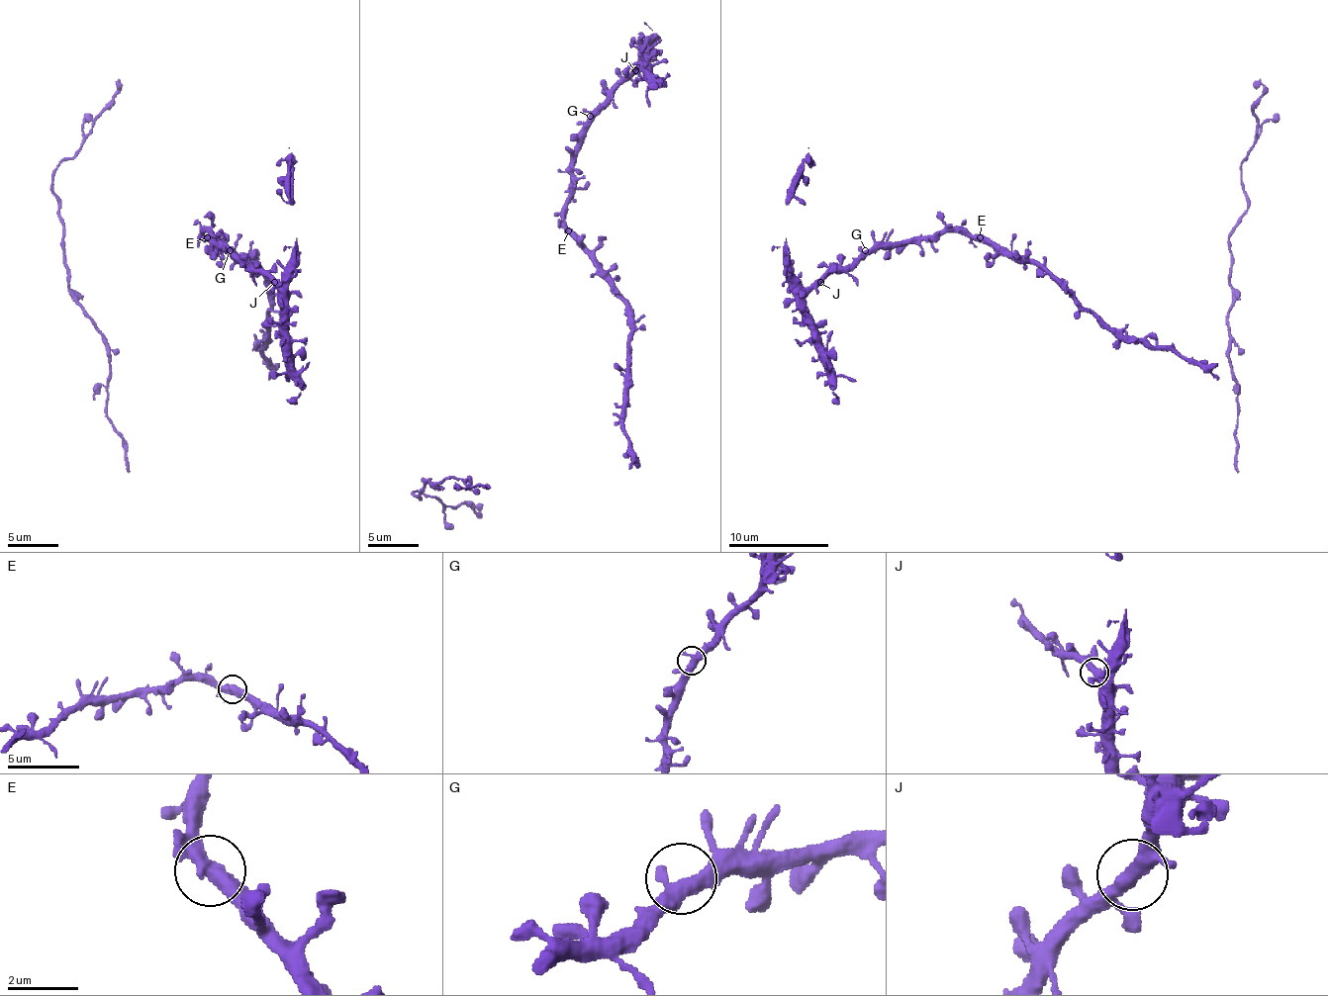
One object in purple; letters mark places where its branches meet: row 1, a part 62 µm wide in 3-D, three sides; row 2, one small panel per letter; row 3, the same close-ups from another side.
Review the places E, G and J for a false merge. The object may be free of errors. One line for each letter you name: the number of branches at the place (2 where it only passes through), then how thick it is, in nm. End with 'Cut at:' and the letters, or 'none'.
Cut at: none

